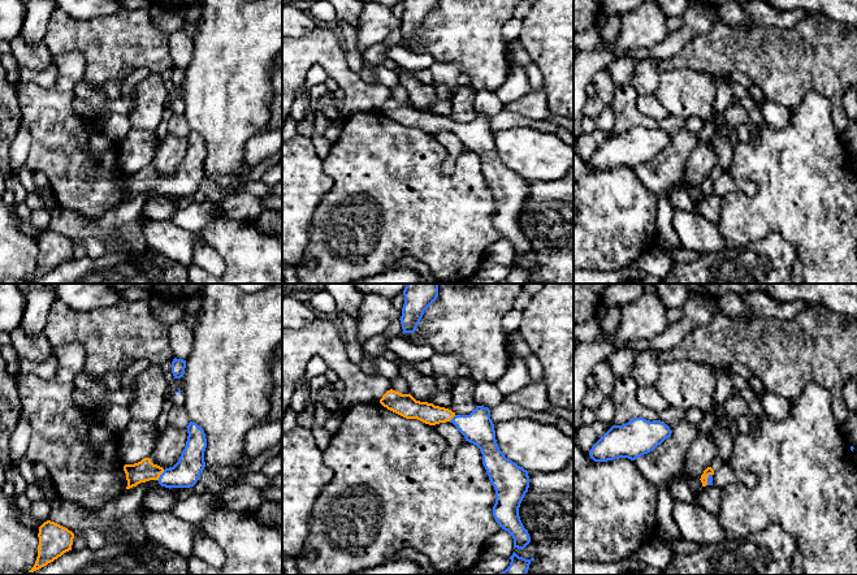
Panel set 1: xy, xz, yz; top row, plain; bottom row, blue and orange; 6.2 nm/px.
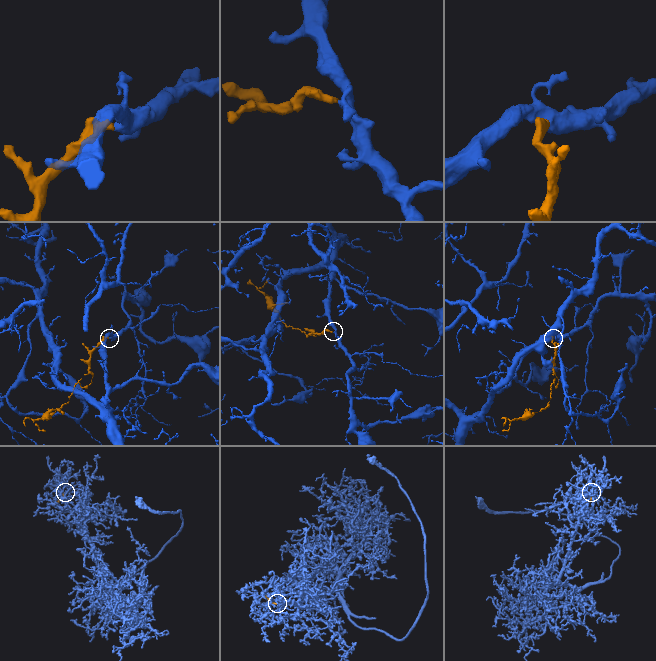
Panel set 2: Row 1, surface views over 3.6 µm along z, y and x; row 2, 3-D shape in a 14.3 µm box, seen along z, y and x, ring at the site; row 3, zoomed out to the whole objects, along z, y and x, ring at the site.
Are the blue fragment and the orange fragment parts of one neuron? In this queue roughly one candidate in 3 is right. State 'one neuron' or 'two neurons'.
one neuron

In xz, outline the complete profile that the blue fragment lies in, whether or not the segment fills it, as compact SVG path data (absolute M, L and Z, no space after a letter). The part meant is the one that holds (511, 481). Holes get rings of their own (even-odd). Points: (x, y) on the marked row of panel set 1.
M393 389L382 395L380 403L406 419L417 419L429 425L453 423L466 441L476 445L482 454L482 464L495 489L493 506L495 522L512 536L514 549L524 549L531 542L519 516L520 503L529 488L528 471L499 450L488 407L476 406L469 415L456 415L449 408L416 401L411 394Z

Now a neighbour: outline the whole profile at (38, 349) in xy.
M17 327L10 332L10 340L20 358L42 363L52 354L53 346L48 342L44 333L35 338L29 338L25 330Z

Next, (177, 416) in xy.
M173 406L168 415L168 424L176 427L187 427L190 423L185 406Z

